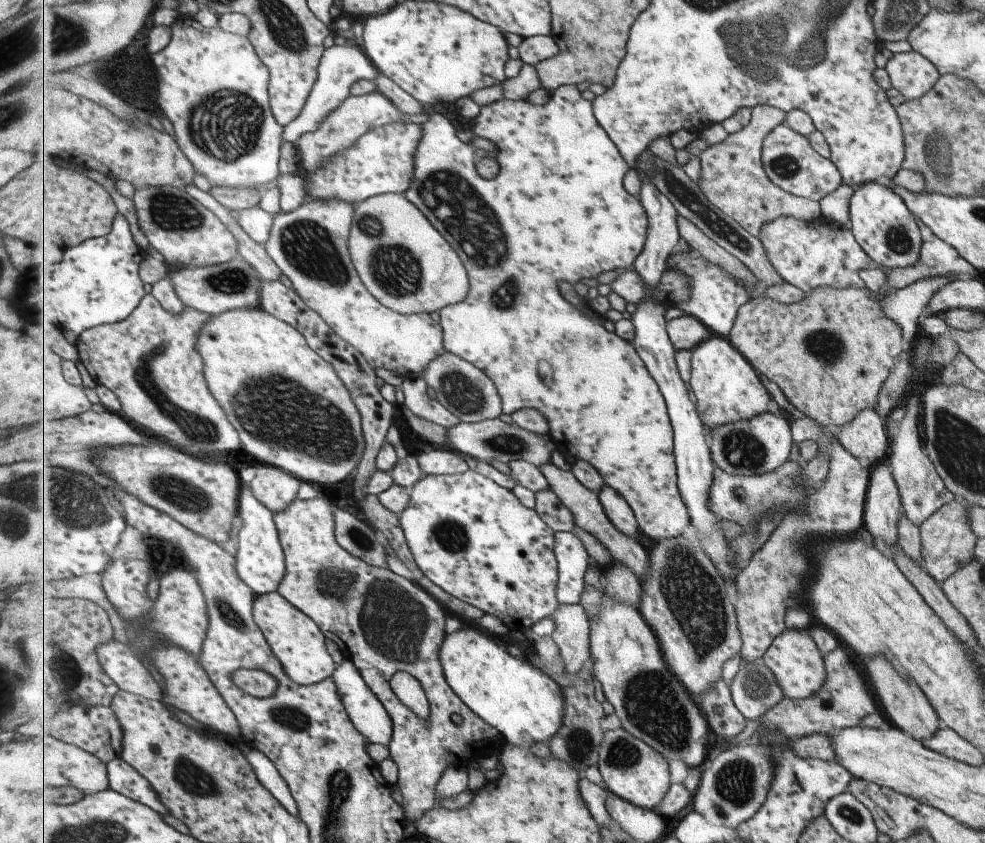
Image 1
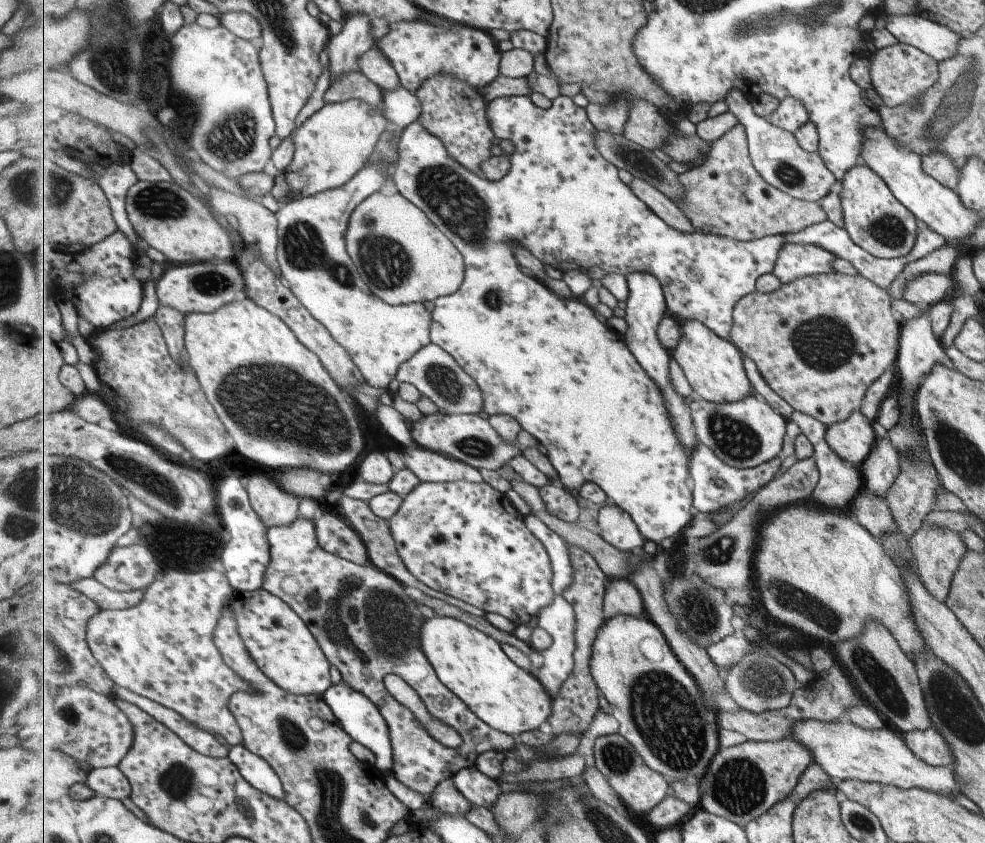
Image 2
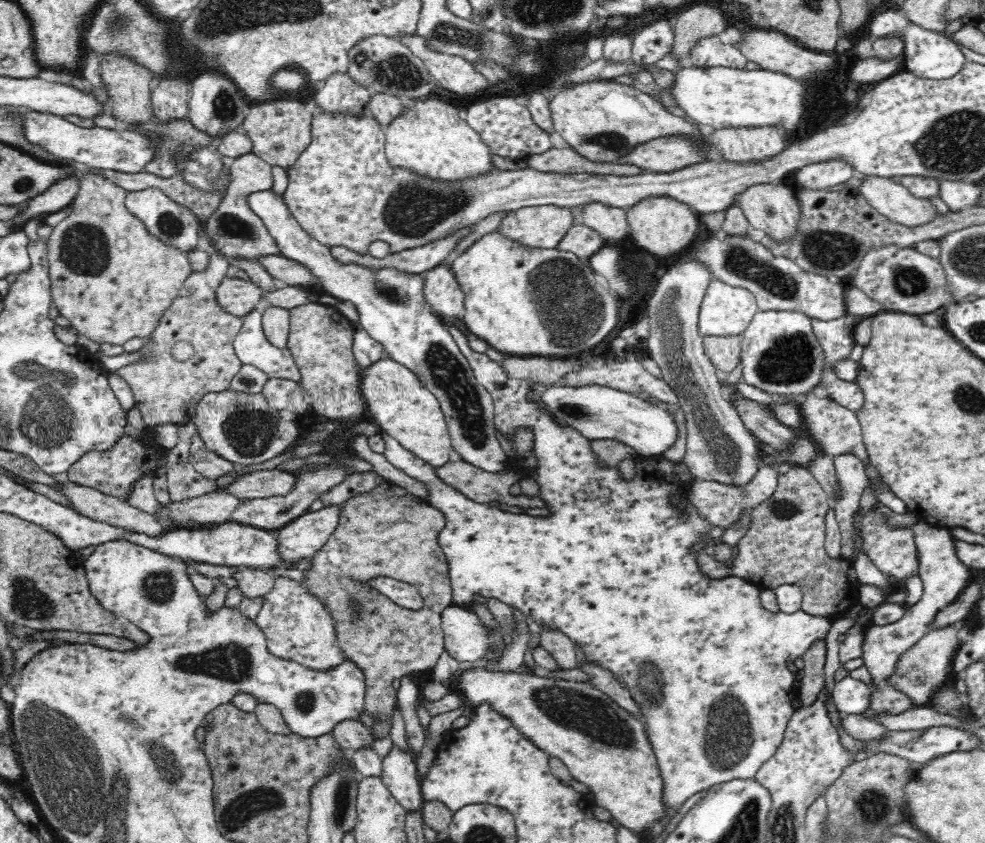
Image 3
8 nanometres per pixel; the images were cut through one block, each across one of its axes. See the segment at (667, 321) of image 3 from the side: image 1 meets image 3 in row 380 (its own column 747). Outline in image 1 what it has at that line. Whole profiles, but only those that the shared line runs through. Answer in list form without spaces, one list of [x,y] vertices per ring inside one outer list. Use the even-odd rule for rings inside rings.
[[[764,658],[754,663],[745,663],[730,686],[737,708],[747,720],[757,720],[777,706],[784,696],[776,676]]]

